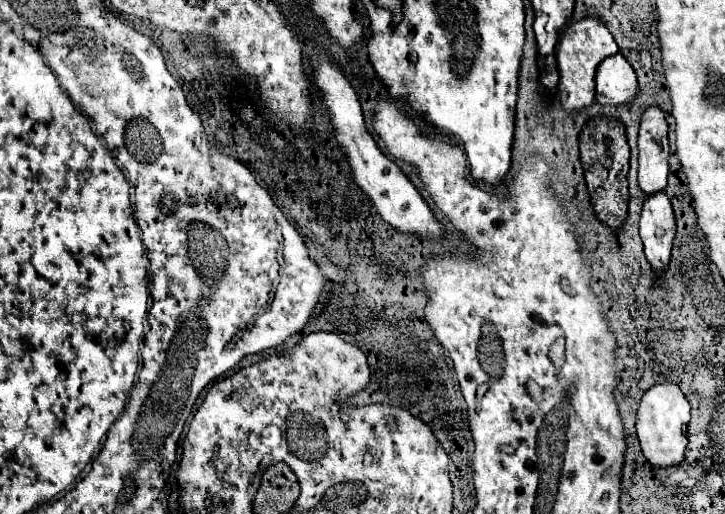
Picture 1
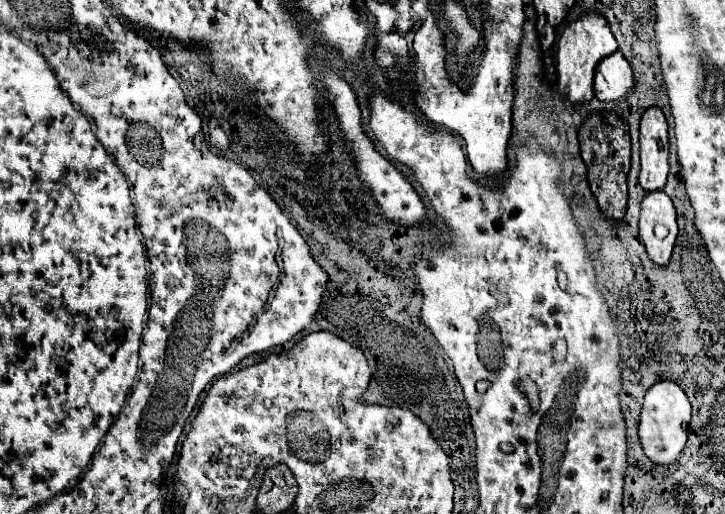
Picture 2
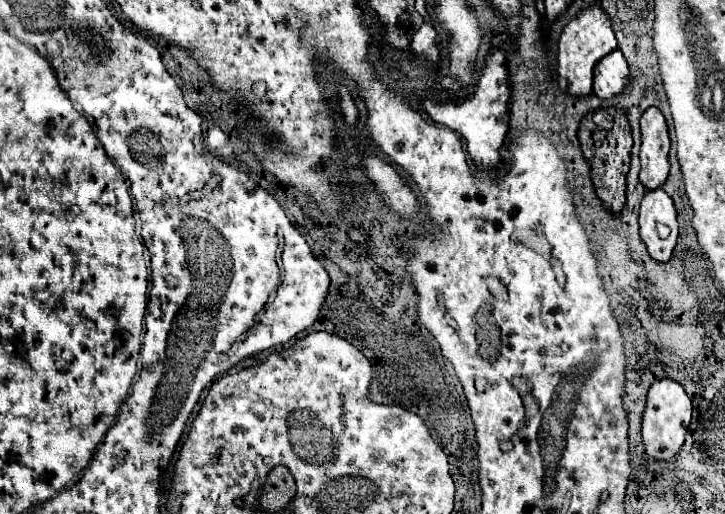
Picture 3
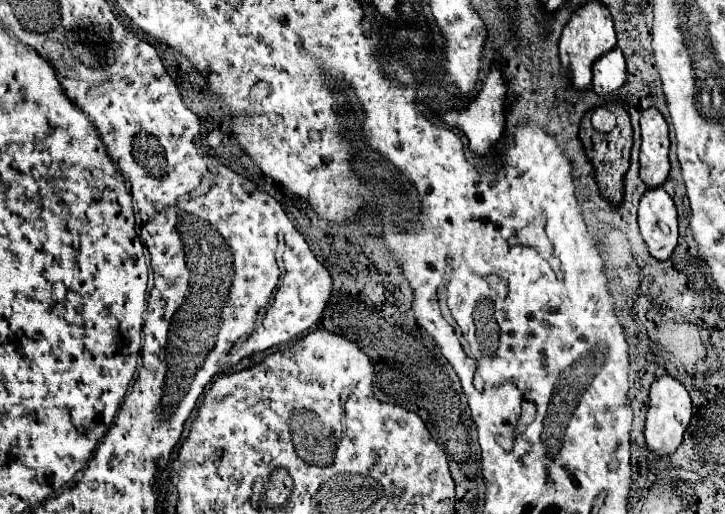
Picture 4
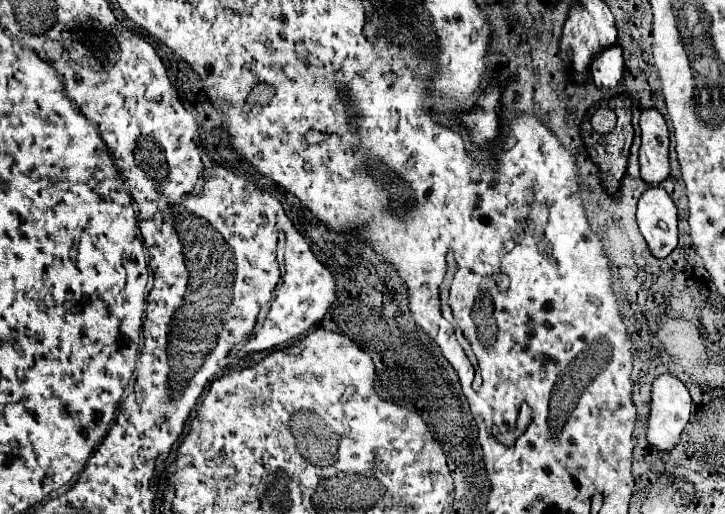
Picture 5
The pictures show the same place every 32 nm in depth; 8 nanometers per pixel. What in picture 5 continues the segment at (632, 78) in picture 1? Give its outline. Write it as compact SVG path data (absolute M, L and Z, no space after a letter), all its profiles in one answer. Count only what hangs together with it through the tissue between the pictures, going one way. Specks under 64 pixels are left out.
M612 44L612 48L606 48L604 52L592 58L590 74L598 88L610 88L620 84L622 72L624 72L624 58L622 48L618 44Z

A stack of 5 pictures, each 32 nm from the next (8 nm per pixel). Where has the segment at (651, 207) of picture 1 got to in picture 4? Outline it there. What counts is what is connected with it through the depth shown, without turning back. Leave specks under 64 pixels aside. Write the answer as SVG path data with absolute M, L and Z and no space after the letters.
M662 186L646 190L640 198L638 224L650 254L666 260L678 242L678 220L676 206Z

